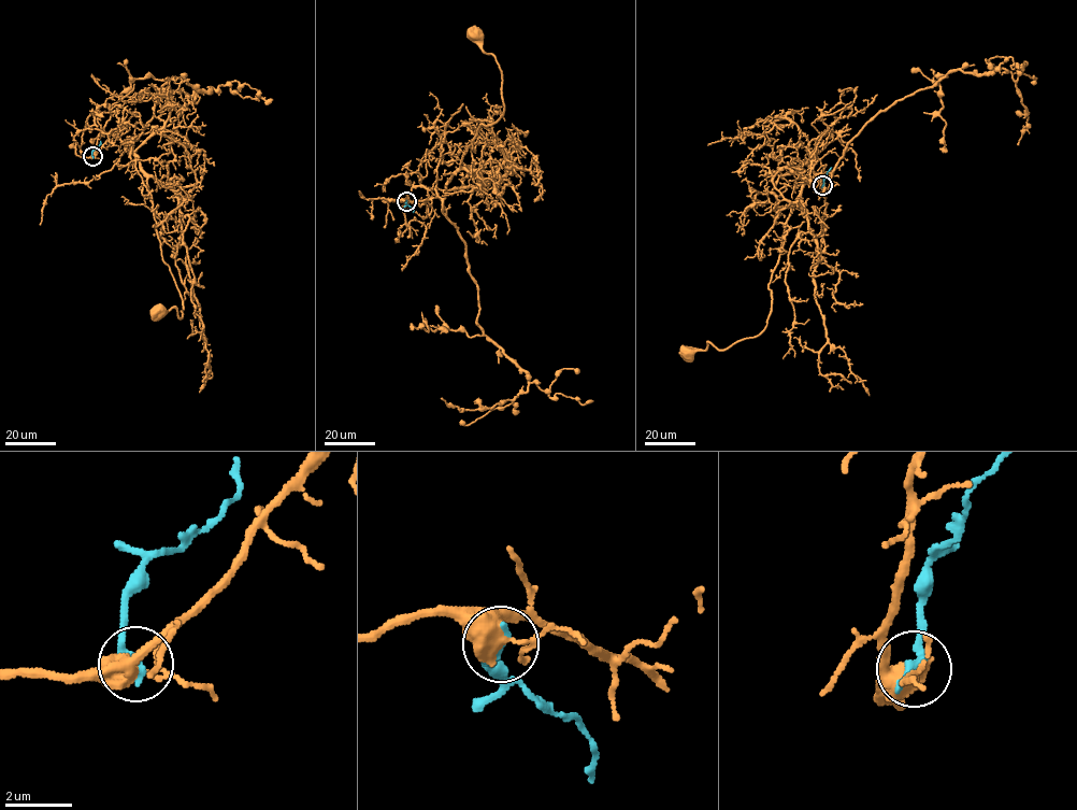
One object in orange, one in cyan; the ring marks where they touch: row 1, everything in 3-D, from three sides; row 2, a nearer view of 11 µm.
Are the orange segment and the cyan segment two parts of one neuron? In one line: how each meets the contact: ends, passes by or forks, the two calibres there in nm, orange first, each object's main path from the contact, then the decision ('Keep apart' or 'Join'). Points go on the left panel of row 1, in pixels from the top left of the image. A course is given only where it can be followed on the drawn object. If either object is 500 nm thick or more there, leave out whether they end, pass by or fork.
At the ring orange forks. At the ring cyan ends. Thickness 420 nm (orange) against 280 nm. Course of orange: (92, 156), (117, 133), (147, 176), (161, 256), (183, 309), (181, 317), (174, 308), (158, 313). Course of cyan: (92, 156), (92, 150), (101, 141). Keep apart

